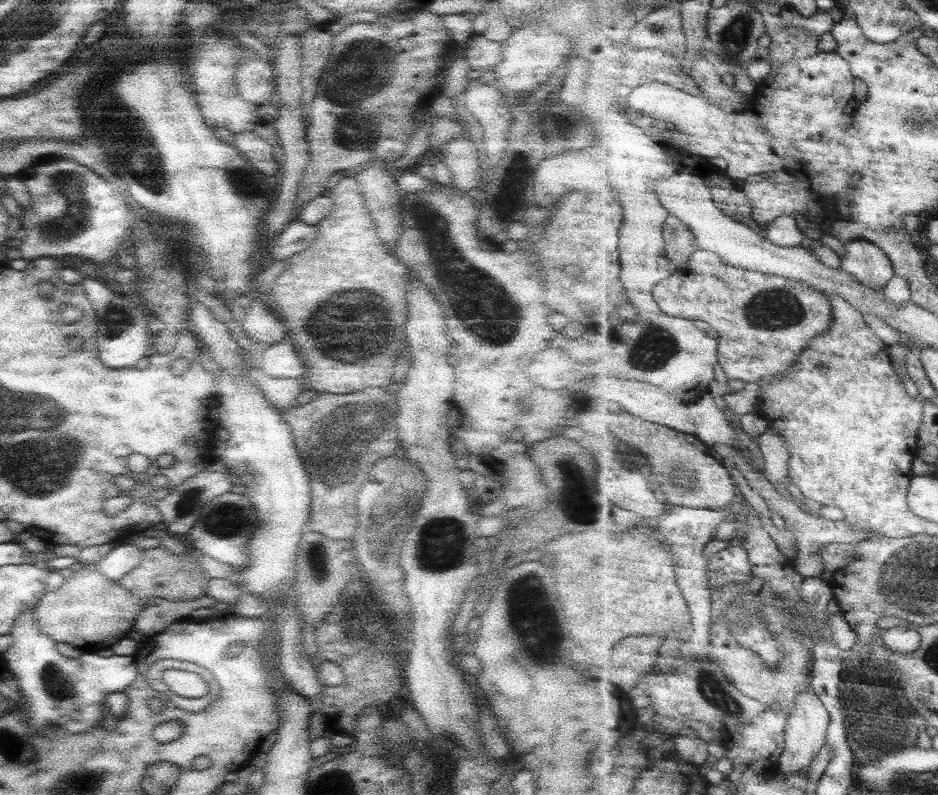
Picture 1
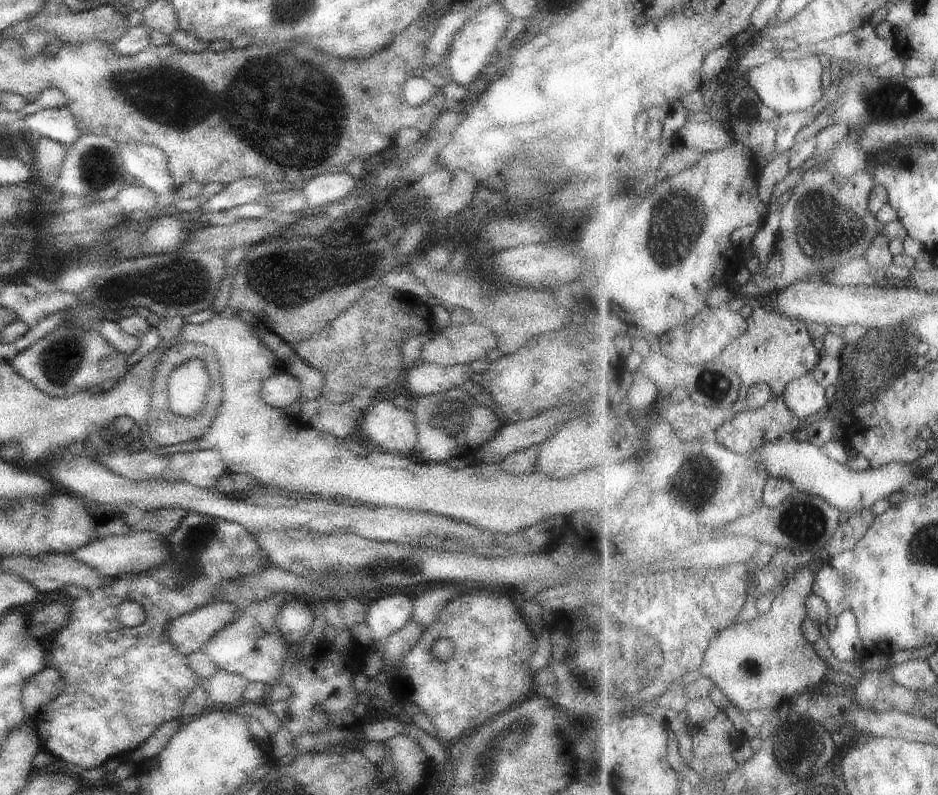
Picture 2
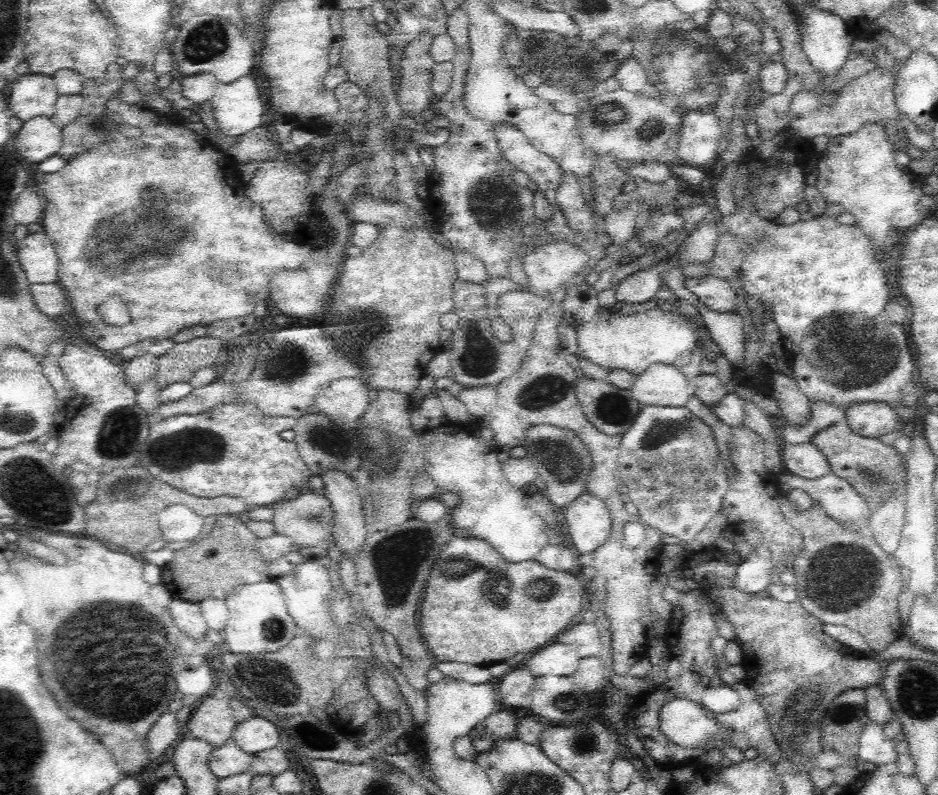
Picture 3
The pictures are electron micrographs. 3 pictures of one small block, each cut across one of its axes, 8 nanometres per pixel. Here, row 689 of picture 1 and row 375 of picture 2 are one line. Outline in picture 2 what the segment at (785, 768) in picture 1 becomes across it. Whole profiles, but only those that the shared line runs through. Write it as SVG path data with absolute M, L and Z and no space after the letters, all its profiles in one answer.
M811 374L798 377L784 391L786 406L800 420L808 422L818 416L820 410L827 406L825 388L819 385Z

